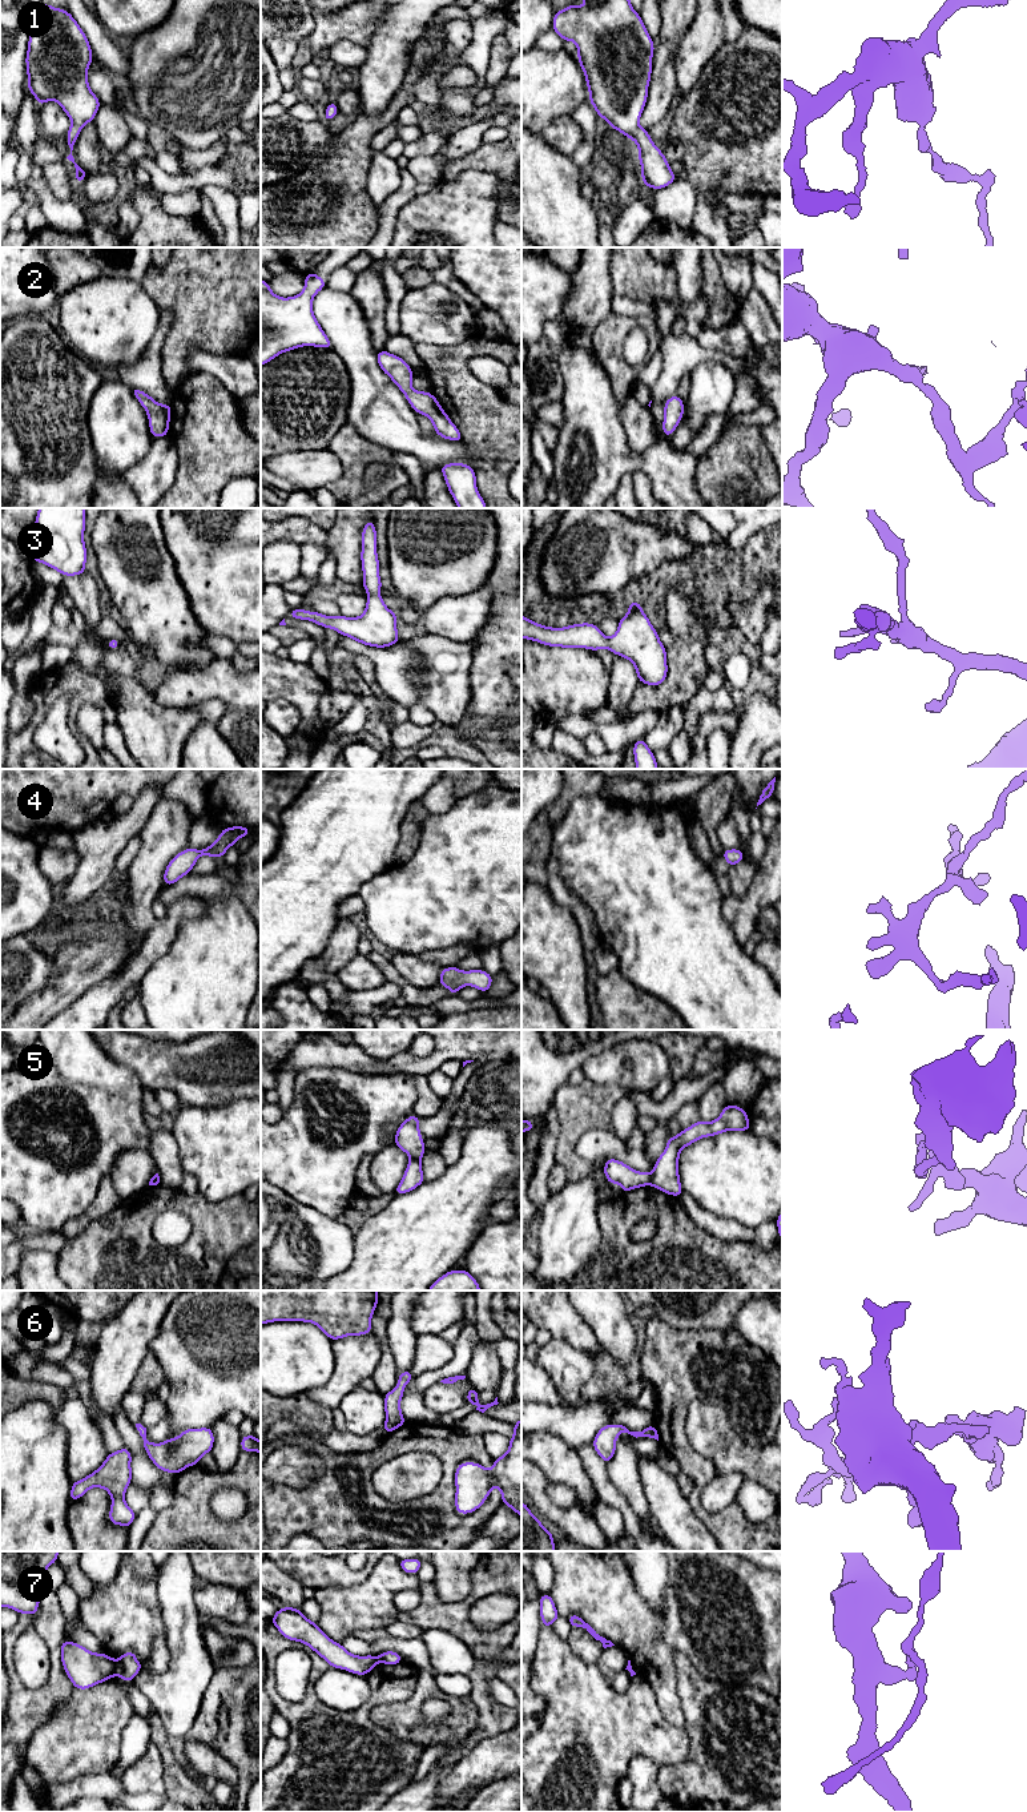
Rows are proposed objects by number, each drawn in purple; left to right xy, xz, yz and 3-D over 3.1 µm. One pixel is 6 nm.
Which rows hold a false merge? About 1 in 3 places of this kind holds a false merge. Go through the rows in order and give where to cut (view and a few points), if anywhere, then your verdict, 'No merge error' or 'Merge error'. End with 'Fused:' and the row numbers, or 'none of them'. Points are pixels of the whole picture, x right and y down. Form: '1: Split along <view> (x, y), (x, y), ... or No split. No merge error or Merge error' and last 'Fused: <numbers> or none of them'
1: No split. No merge error
2: No split. No merge error
3: No split. No merge error
4: No split. No merge error
5: Split along yz (652, 1175), (649, 1184). Merge error
6: No split. No merge error
7: Split along xy (116, 1662), (117, 1671). Merge error
Fused: 5, 7

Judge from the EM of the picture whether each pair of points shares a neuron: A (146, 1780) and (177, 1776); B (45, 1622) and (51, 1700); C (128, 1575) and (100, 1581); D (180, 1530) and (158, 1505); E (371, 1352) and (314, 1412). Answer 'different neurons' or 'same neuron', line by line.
A: different neurons
B: same neuron
C: different neurons
D: different neurons
E: different neurons

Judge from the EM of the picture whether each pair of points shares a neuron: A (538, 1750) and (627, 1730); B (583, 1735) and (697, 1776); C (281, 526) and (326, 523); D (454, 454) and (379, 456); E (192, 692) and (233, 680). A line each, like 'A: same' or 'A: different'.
A: same
B: different
C: different
D: different
E: same

